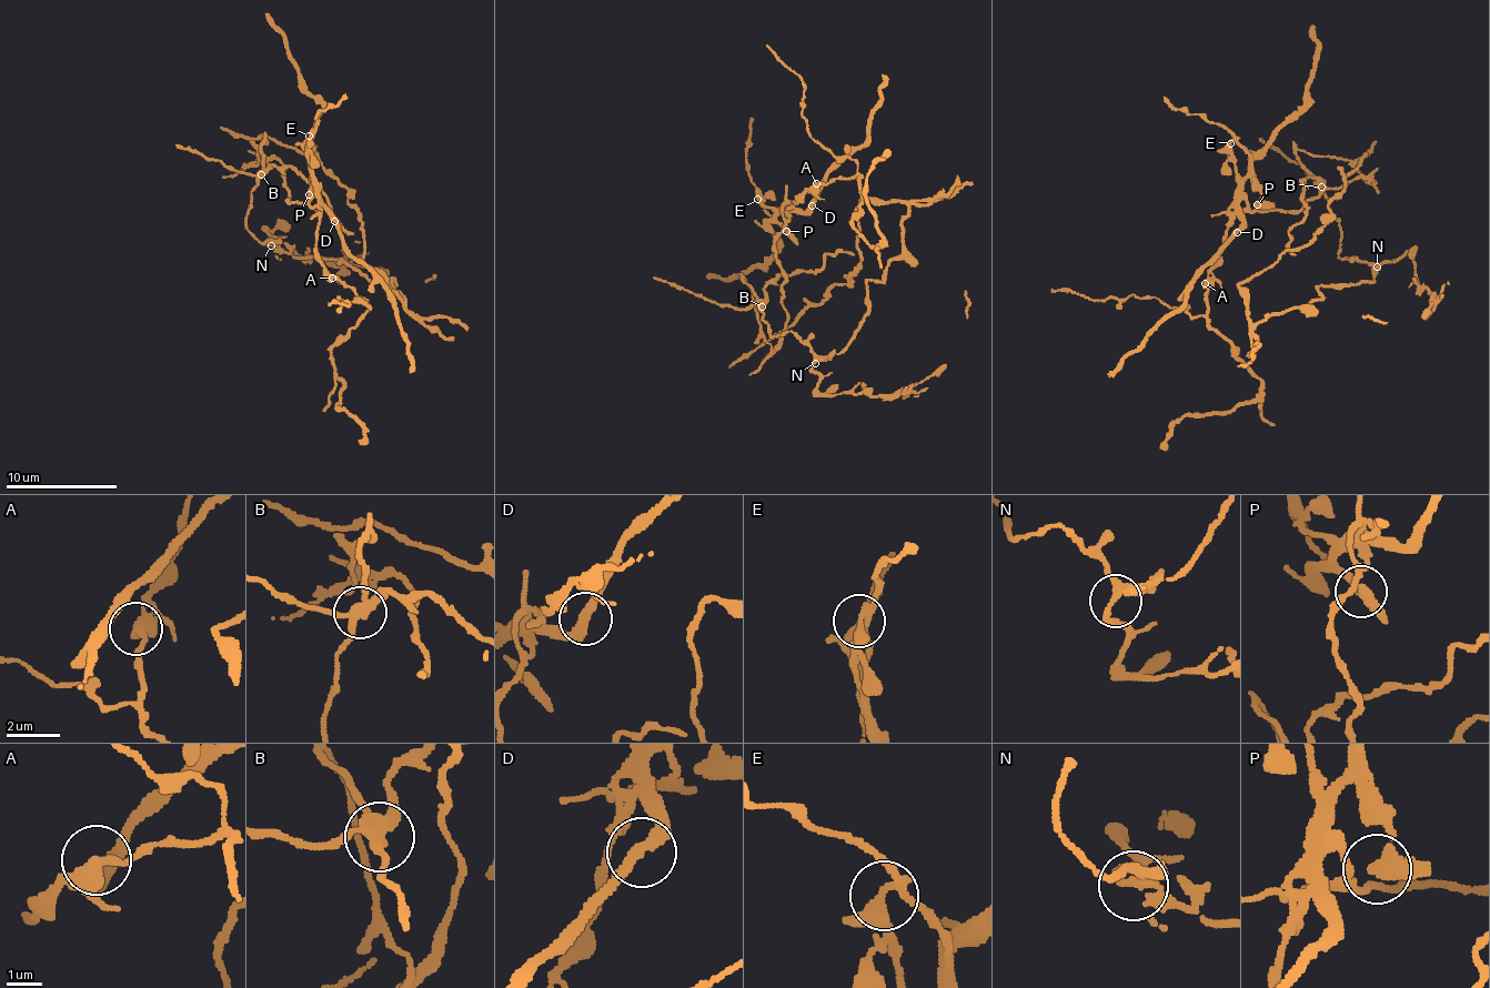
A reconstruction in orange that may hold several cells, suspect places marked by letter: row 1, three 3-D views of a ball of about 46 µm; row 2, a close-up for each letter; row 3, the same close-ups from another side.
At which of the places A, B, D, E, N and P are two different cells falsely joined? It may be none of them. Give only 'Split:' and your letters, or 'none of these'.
Split: B, D

